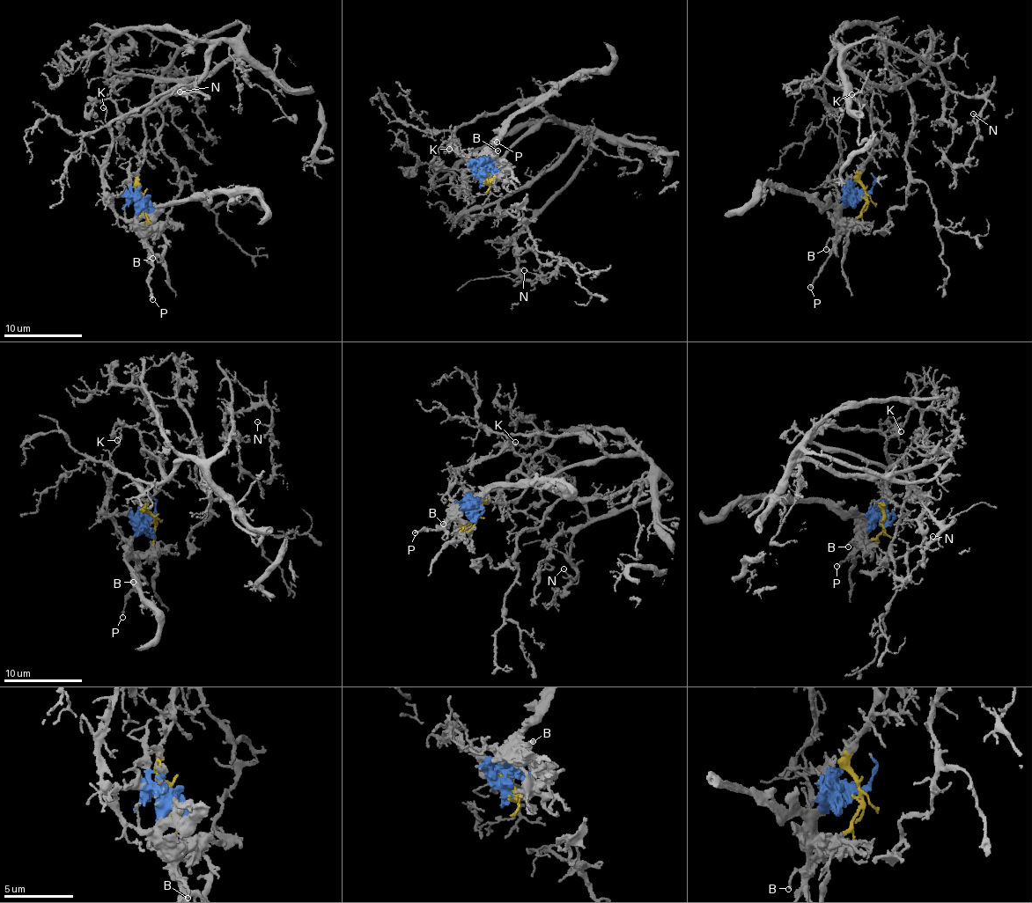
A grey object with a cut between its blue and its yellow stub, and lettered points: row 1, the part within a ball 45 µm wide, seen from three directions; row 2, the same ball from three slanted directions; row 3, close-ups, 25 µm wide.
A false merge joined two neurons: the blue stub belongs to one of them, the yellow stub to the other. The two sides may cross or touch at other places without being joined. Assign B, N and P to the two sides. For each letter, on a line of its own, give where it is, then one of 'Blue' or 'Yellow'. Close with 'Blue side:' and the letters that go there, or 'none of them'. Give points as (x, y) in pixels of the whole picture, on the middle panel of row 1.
B: Place: (497, 150). Blue
N: Place: (524, 270). Yellow
P: Place: (497, 142). Blue
Blue side: B, P

